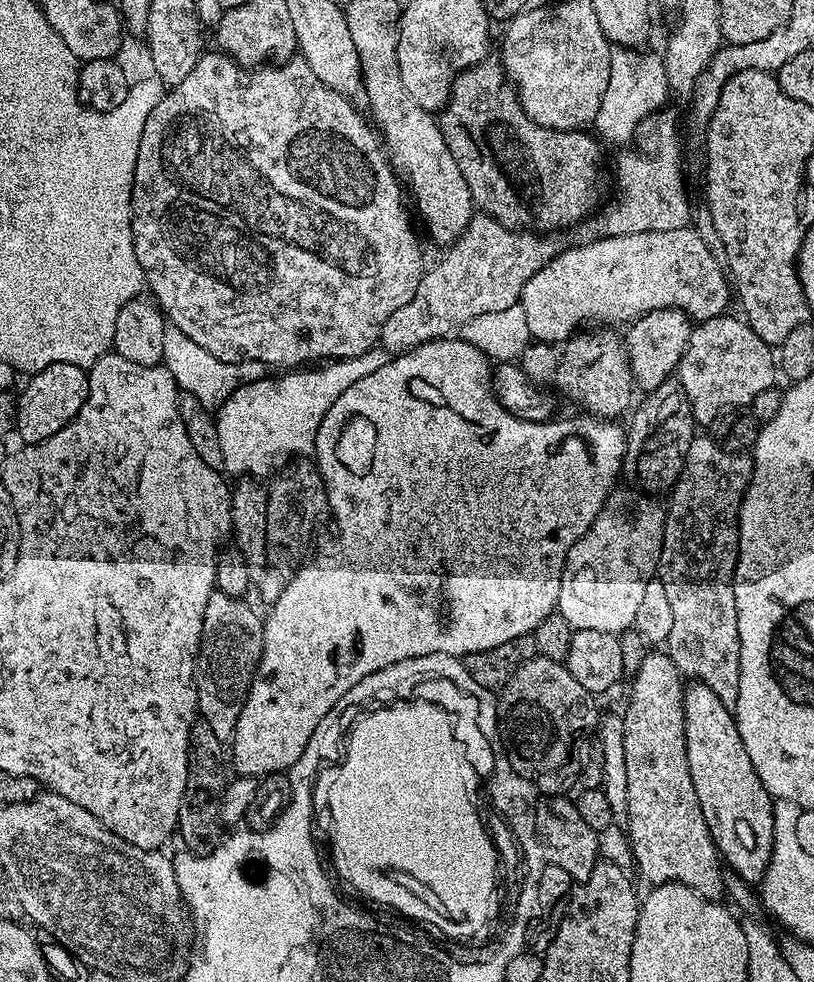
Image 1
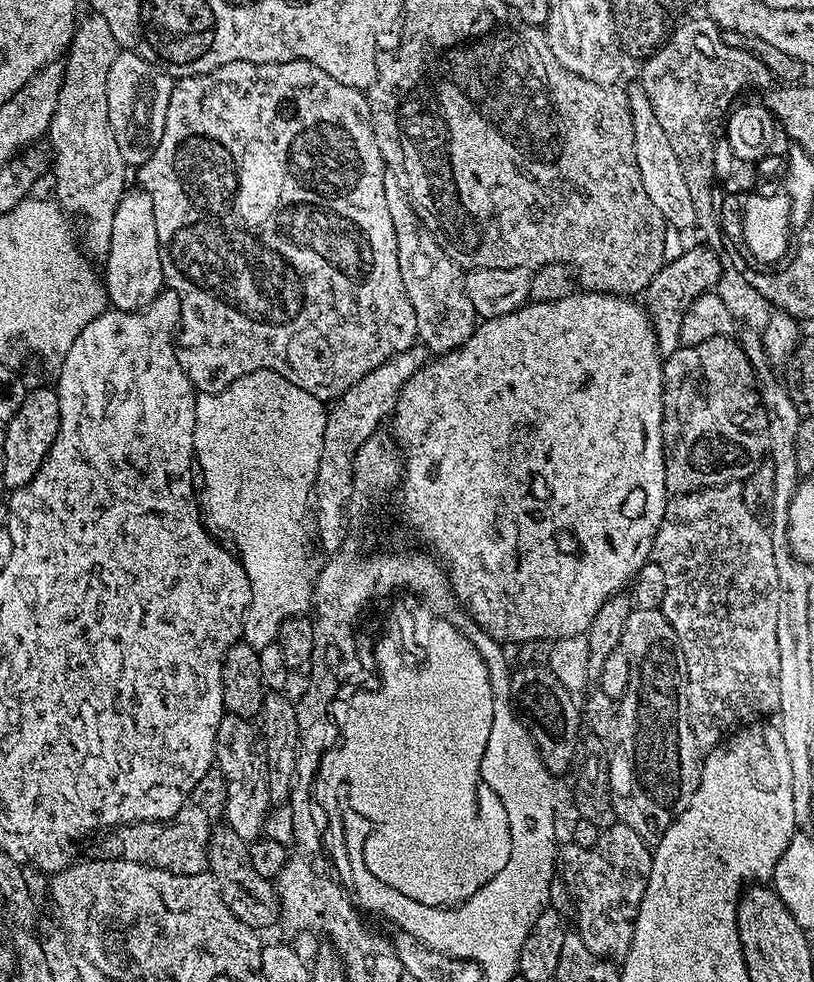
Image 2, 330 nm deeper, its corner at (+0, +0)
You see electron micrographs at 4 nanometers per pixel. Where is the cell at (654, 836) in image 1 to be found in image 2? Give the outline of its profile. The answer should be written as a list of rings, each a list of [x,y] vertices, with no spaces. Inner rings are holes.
[[[633,607],[630,618],[626,618],[626,630],[622,634],[622,647],[630,658],[630,682],[626,682],[626,690],[620,695],[616,709],[616,730],[614,739],[610,744],[610,755],[608,756],[609,788],[612,791],[612,802],[613,808],[616,811],[617,821],[630,826],[630,830],[634,830],[639,836],[658,838],[679,818],[682,810],[686,810],[686,806],[690,806],[690,798],[694,798],[694,790],[698,790],[698,786],[700,785],[702,752],[696,746],[696,739],[688,721],[688,709],[684,698],[684,689],[686,687],[684,655],[680,649],[678,638],[670,626],[670,622],[664,617],[663,611],[659,608],[646,610],[645,608]]]

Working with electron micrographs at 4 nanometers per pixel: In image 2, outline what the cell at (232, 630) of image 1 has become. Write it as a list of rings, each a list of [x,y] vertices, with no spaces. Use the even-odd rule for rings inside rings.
[[[225,714],[216,735],[215,767],[226,782],[223,819],[234,834],[247,842],[261,839],[264,817],[272,804],[267,790],[266,750],[260,729],[251,719]]]

